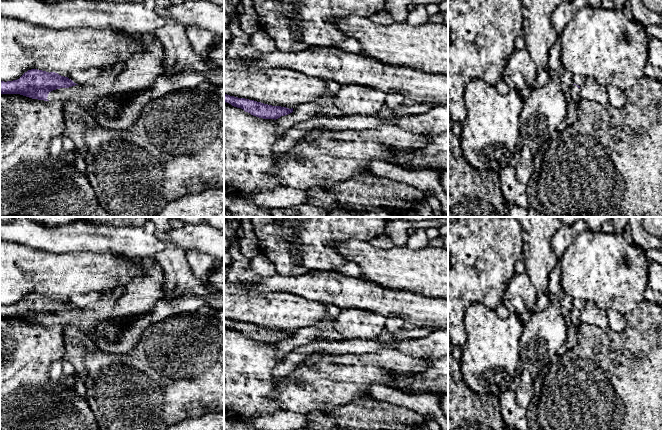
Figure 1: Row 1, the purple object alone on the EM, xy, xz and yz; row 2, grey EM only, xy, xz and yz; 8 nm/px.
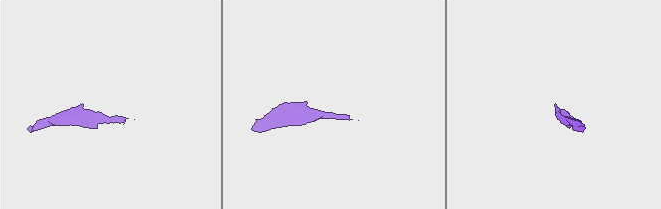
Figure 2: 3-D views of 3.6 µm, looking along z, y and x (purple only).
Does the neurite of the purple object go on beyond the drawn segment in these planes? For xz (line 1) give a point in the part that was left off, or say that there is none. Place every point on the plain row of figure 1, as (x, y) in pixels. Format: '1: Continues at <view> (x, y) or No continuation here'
1: No continuation here

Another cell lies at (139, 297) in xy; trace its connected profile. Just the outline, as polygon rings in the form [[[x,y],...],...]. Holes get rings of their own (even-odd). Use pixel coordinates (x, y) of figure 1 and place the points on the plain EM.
[[[154,257],[142,258],[143,273],[122,290],[113,317],[100,324],[95,335],[108,342],[116,342],[132,319],[150,313],[156,302],[164,298],[165,271]]]

